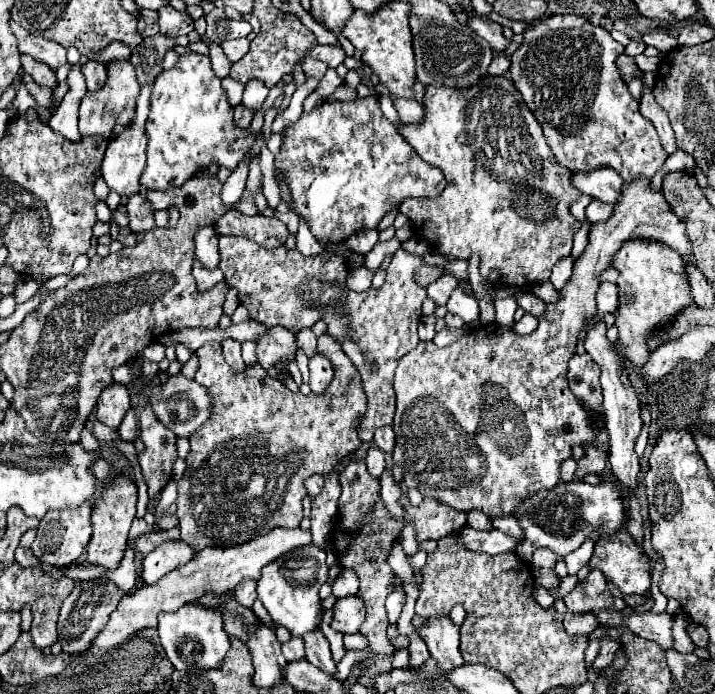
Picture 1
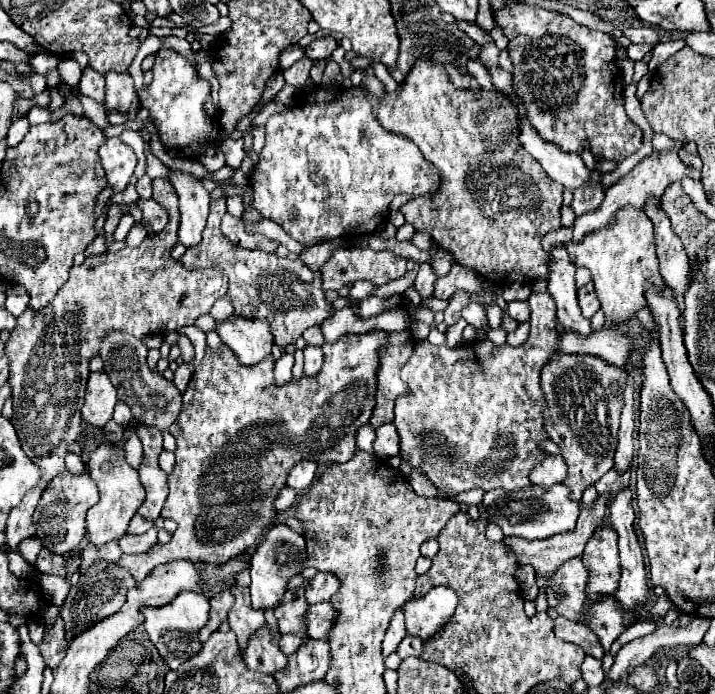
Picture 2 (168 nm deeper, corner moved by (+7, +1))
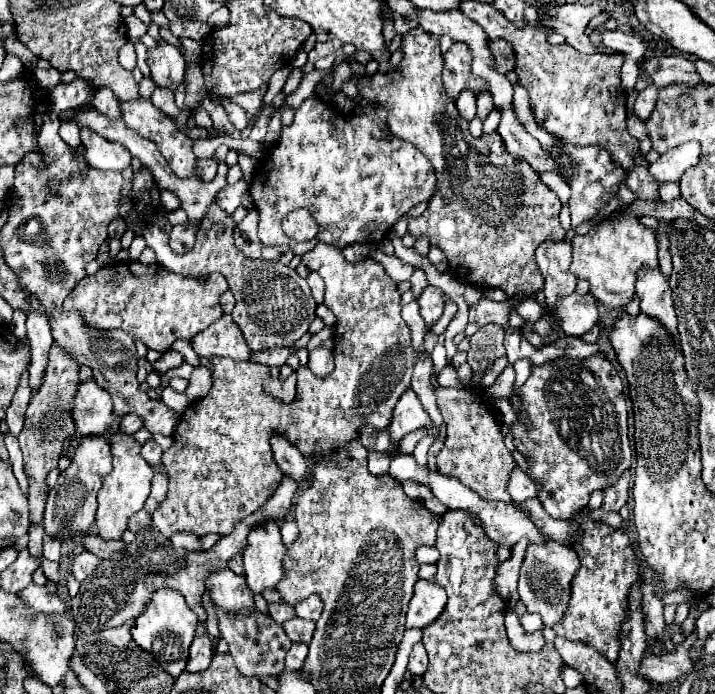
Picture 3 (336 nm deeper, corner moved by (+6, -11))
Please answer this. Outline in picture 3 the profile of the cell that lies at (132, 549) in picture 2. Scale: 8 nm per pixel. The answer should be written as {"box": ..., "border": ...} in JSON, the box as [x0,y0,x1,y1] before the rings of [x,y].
{"box":[83,536,125,558],"border":[[[85,536],[83,538],[83,546],[85,550],[93,552],[95,556],[99,558],[111,558],[115,552],[121,552],[125,548],[125,542],[123,540],[101,540],[99,536]]]}

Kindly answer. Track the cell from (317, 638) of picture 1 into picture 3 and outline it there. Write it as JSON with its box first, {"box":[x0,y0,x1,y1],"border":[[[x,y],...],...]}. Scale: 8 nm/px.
{"box":[269,602,295,626],"border":[[[279,602],[279,604],[269,604],[269,616],[279,624],[283,626],[287,620],[295,618],[295,608],[287,602]]]}

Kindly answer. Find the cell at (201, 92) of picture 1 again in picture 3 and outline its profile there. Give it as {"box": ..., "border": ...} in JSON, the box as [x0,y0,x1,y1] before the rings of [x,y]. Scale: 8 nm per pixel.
{"box":[149,40,185,92],"border":[[[159,40],[155,50],[149,50],[149,68],[151,78],[159,88],[175,92],[183,84],[185,60],[175,46],[169,46],[165,40]]]}

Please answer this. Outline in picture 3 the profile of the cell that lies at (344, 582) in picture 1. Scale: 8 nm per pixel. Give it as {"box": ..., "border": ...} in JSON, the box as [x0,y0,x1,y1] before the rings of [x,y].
{"box":[295,594,323,622],"border":[[[311,594],[311,596],[307,596],[303,602],[295,604],[295,612],[297,612],[297,616],[303,618],[303,620],[313,620],[313,622],[317,622],[319,616],[321,616],[321,610],[323,610],[323,602],[321,602],[321,598],[319,598],[317,594]]]}

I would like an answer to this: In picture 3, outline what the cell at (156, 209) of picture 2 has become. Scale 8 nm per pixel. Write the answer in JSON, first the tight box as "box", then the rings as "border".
{"box":[169,222,195,254],"border":[[[191,222],[173,226],[169,232],[169,246],[175,254],[185,254],[193,248],[195,242],[195,226]]]}

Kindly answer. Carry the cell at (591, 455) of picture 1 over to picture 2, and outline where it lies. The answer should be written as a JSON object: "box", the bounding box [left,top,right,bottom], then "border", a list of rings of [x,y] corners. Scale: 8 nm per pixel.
{"box":[540,352,626,500],"border":[[[556,352],[540,372],[540,388],[546,398],[544,430],[558,444],[568,474],[562,484],[570,488],[570,500],[582,500],[582,492],[598,482],[612,466],[618,444],[622,398],[612,398],[612,384],[626,384],[626,370],[598,358]]]}

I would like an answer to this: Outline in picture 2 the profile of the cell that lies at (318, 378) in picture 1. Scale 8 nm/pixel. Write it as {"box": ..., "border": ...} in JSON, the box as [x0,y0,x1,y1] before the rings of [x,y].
{"box":[304,346,324,376],"border":[[[306,346],[304,348],[304,374],[306,376],[316,376],[322,368],[324,362],[324,352],[318,346]]]}

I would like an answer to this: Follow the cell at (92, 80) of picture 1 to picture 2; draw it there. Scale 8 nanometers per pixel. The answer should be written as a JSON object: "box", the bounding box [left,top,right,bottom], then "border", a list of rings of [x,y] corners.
{"box":[80,66,106,102],"border":[[[90,66],[84,68],[82,80],[80,80],[80,92],[84,96],[90,96],[90,98],[102,102],[104,96],[106,96],[106,92],[104,92],[104,76],[94,72]]]}

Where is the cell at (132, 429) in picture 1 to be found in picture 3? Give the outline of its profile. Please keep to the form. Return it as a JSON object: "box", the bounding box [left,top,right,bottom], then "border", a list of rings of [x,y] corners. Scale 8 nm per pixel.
{"box":[119,414,143,434],"border":[[[127,414],[127,416],[121,418],[119,432],[123,432],[123,434],[135,434],[141,426],[143,426],[143,422],[141,422],[139,416],[135,416],[135,414]]]}

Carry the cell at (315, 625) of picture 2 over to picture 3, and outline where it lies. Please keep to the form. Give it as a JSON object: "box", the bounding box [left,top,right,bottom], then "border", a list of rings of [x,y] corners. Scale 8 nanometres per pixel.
{"box":[283,618,315,644],"border":[[[293,618],[293,620],[289,620],[289,622],[283,626],[283,630],[285,630],[287,636],[291,638],[291,642],[309,644],[311,638],[313,638],[313,632],[315,632],[315,622]]]}

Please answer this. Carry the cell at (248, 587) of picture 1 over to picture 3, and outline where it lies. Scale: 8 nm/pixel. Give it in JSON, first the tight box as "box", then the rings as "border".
{"box":[187,634,217,672],"border":[[[209,634],[197,636],[189,648],[189,662],[187,662],[187,672],[201,672],[207,670],[213,658],[213,646],[217,638],[211,638]]]}

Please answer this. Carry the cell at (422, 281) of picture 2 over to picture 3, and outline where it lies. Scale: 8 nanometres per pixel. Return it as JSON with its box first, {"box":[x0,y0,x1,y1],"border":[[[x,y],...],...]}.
{"box":[409,268,429,298],"border":[[[419,268],[413,272],[413,276],[409,278],[409,282],[411,282],[411,290],[413,290],[415,298],[419,298],[421,292],[429,286],[429,282],[427,282],[427,278],[425,278],[425,272],[419,270]]]}

